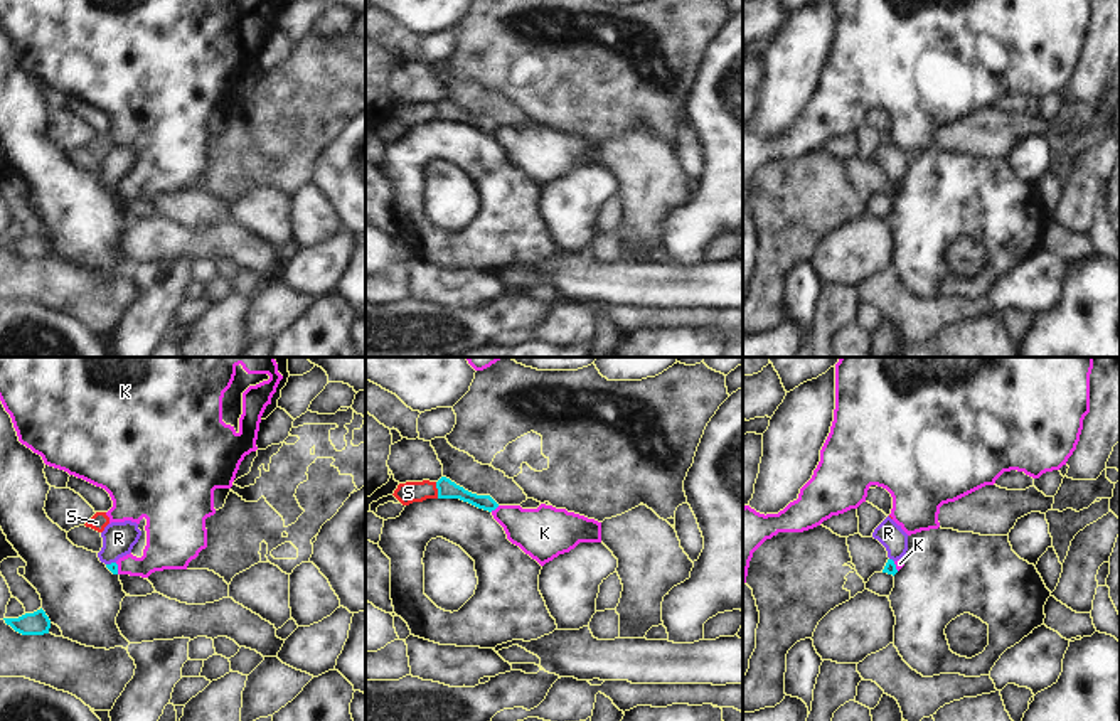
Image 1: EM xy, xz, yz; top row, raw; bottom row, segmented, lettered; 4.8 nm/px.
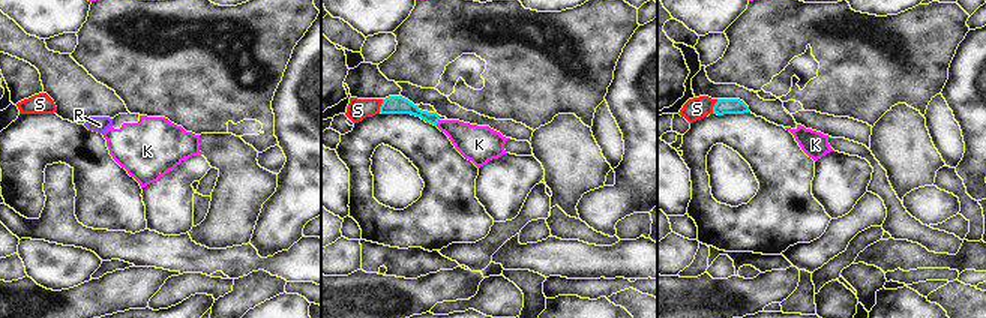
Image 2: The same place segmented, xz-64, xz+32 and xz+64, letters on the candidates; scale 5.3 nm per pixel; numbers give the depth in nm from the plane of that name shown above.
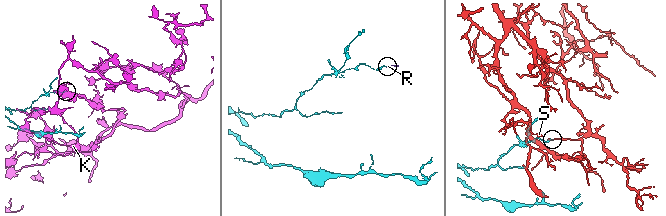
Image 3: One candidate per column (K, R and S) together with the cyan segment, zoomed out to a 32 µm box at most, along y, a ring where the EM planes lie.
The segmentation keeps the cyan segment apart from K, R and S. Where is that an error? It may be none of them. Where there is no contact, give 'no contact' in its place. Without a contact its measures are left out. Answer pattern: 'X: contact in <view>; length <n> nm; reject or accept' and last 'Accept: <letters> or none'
K: contact in xz; length 50 nm; reject
R: contact in xy; length 50 nm; accept
S: contact in xz; length 80 nm; reject
Accept: R

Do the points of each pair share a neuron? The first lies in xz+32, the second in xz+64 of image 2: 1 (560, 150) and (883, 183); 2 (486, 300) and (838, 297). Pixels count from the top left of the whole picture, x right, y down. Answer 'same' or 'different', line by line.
1: different
2: same

